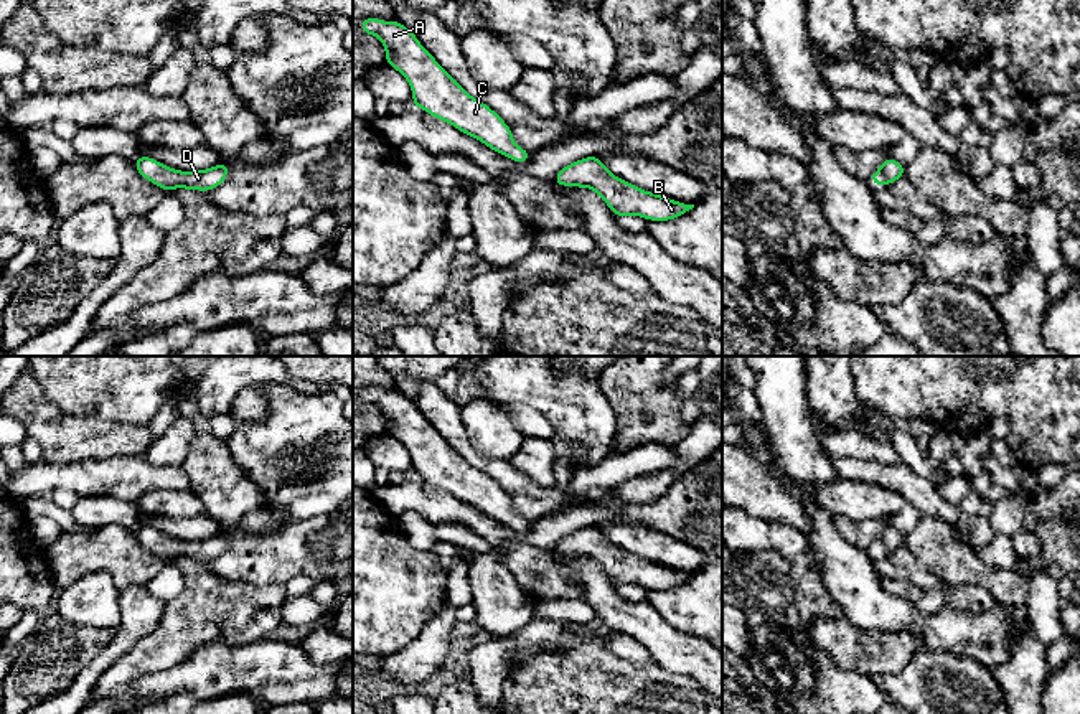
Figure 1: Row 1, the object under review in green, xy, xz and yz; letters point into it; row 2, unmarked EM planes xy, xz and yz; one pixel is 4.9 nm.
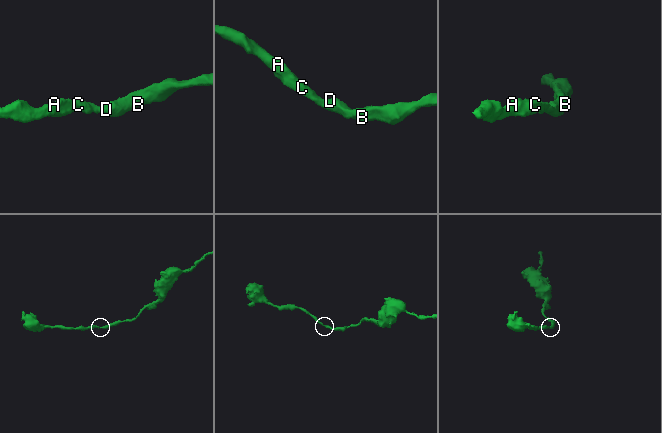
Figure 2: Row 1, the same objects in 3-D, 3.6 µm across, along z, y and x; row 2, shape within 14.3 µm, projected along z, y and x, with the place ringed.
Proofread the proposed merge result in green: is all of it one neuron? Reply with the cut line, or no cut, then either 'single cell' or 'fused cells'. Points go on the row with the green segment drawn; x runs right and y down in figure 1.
cut none; single cell

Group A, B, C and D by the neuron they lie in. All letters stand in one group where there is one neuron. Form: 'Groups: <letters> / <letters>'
Groups: A B C D

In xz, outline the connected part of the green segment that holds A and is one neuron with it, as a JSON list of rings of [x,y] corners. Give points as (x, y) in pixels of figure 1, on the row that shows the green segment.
[[[368,16],[361,21],[361,31],[383,41],[386,63],[407,79],[414,106],[480,140],[514,163],[529,160],[529,152],[516,145],[511,127],[450,78],[401,21]]]

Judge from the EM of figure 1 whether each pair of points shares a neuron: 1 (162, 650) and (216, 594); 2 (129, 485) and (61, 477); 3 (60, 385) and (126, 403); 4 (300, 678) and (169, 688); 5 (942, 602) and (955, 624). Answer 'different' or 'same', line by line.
1: same
2: same
3: same
4: same
5: different

